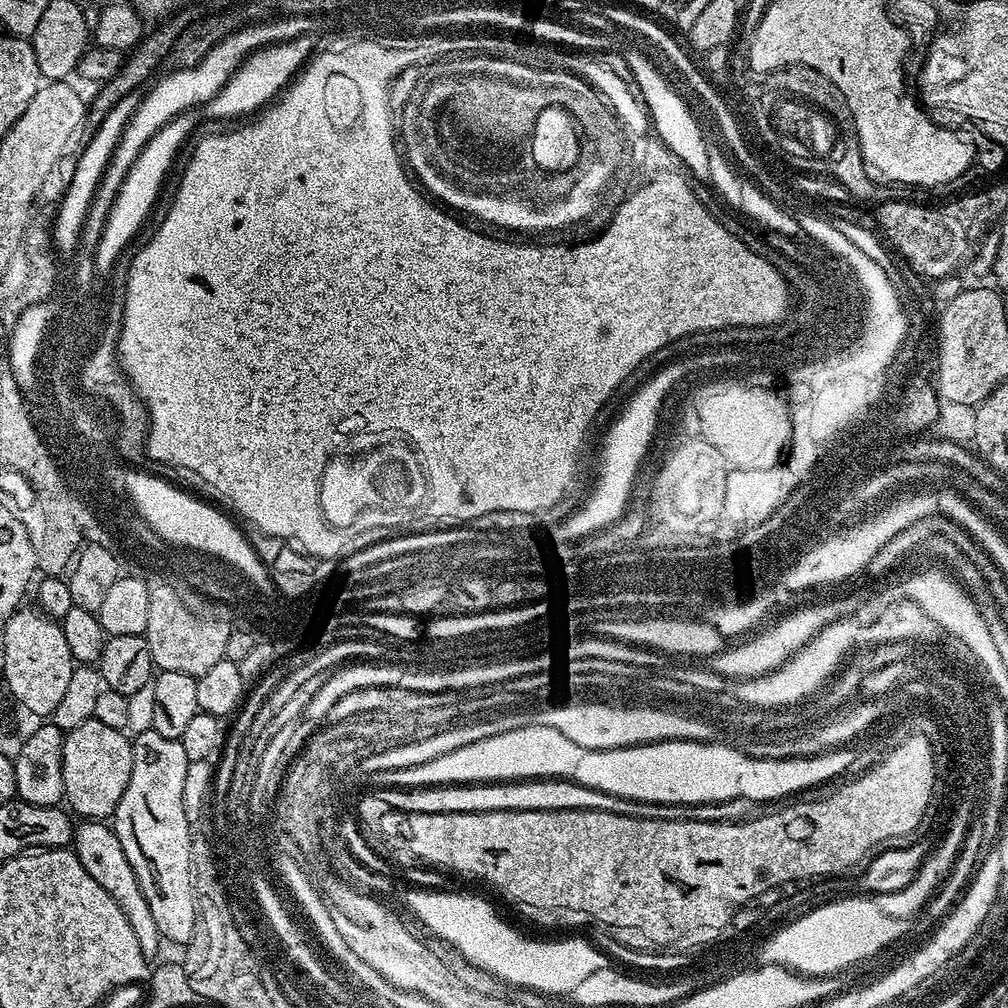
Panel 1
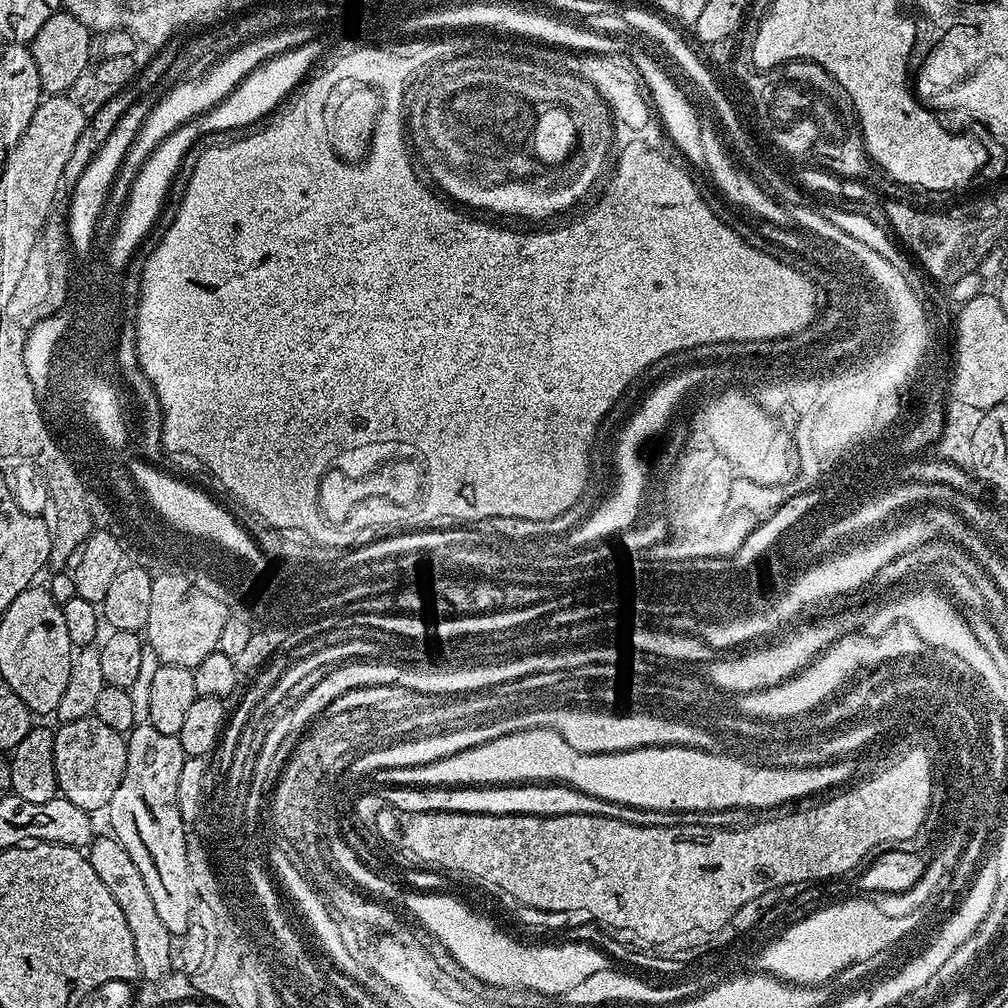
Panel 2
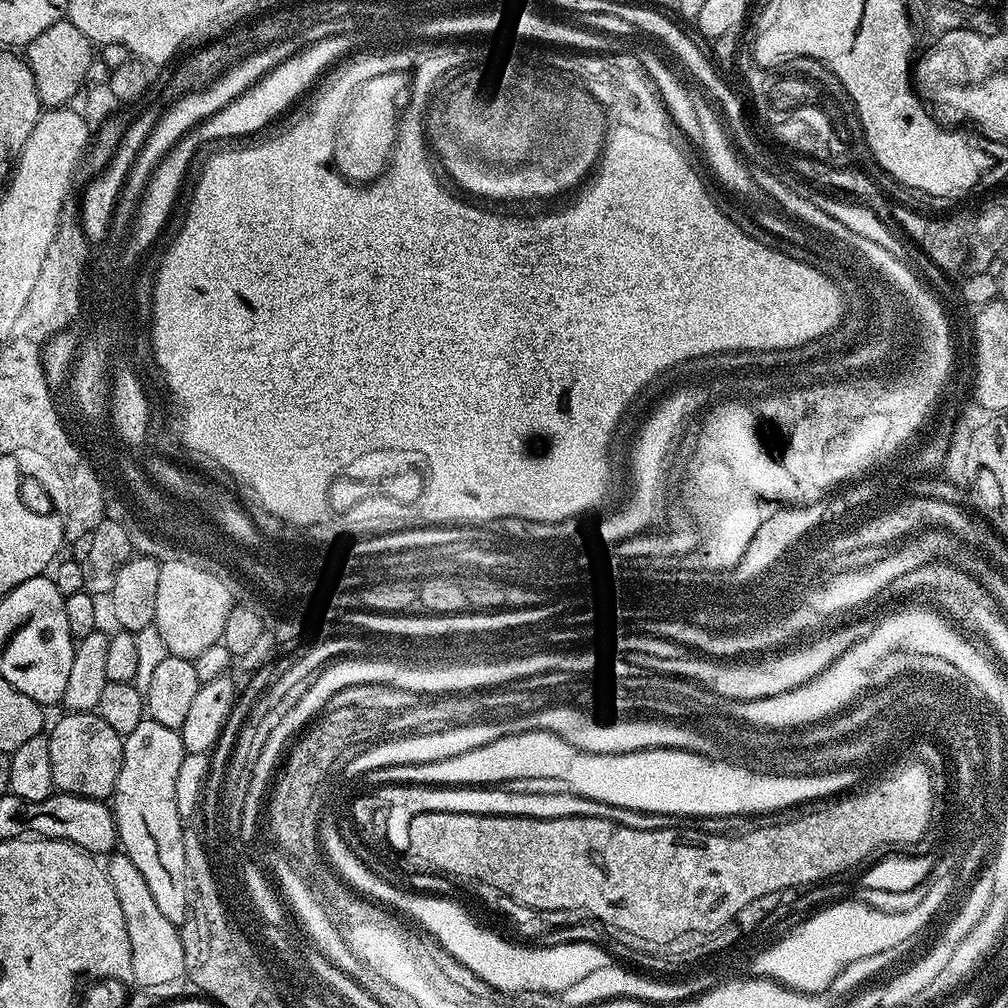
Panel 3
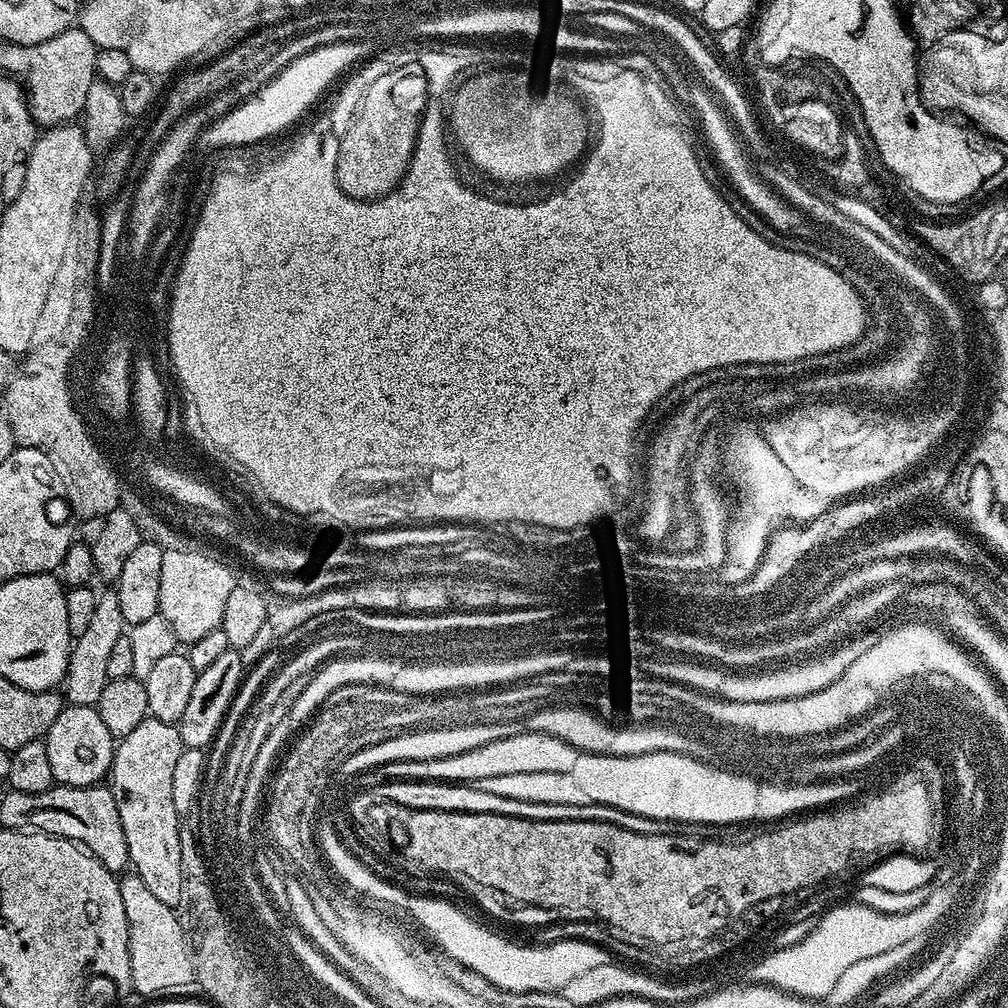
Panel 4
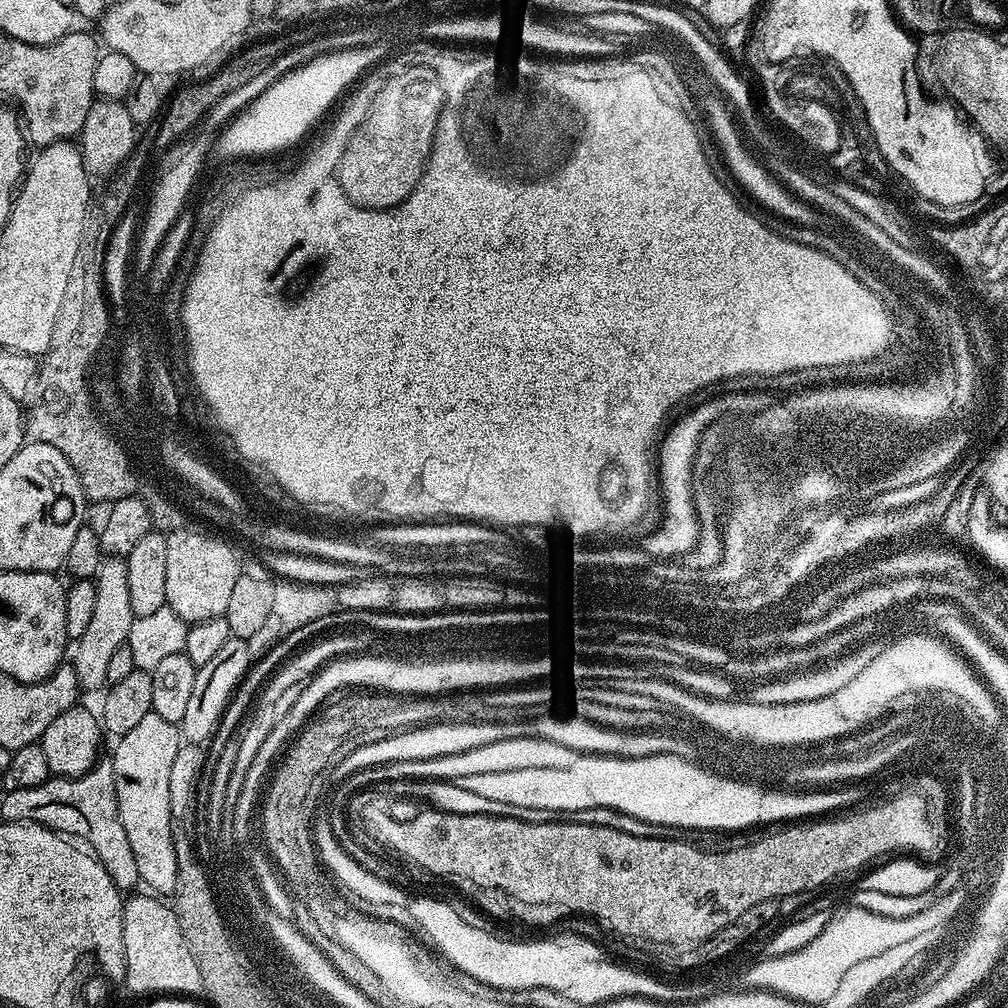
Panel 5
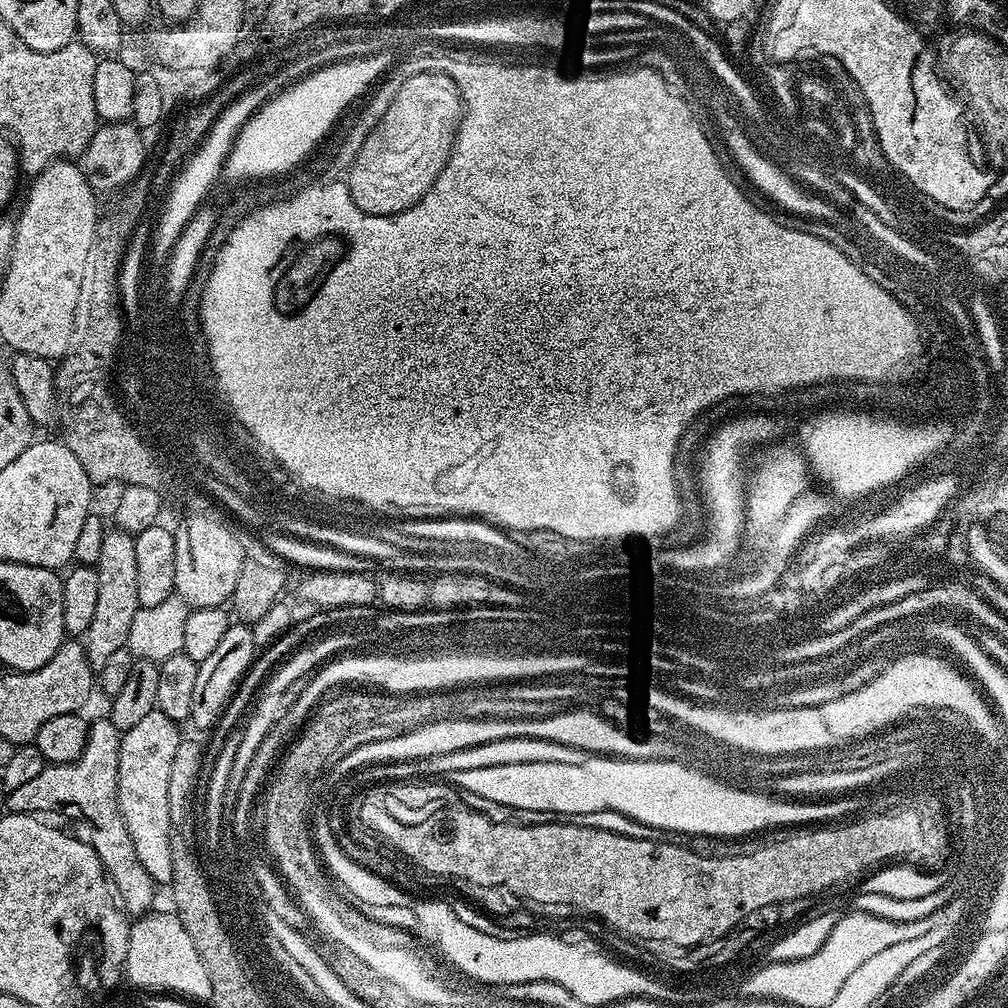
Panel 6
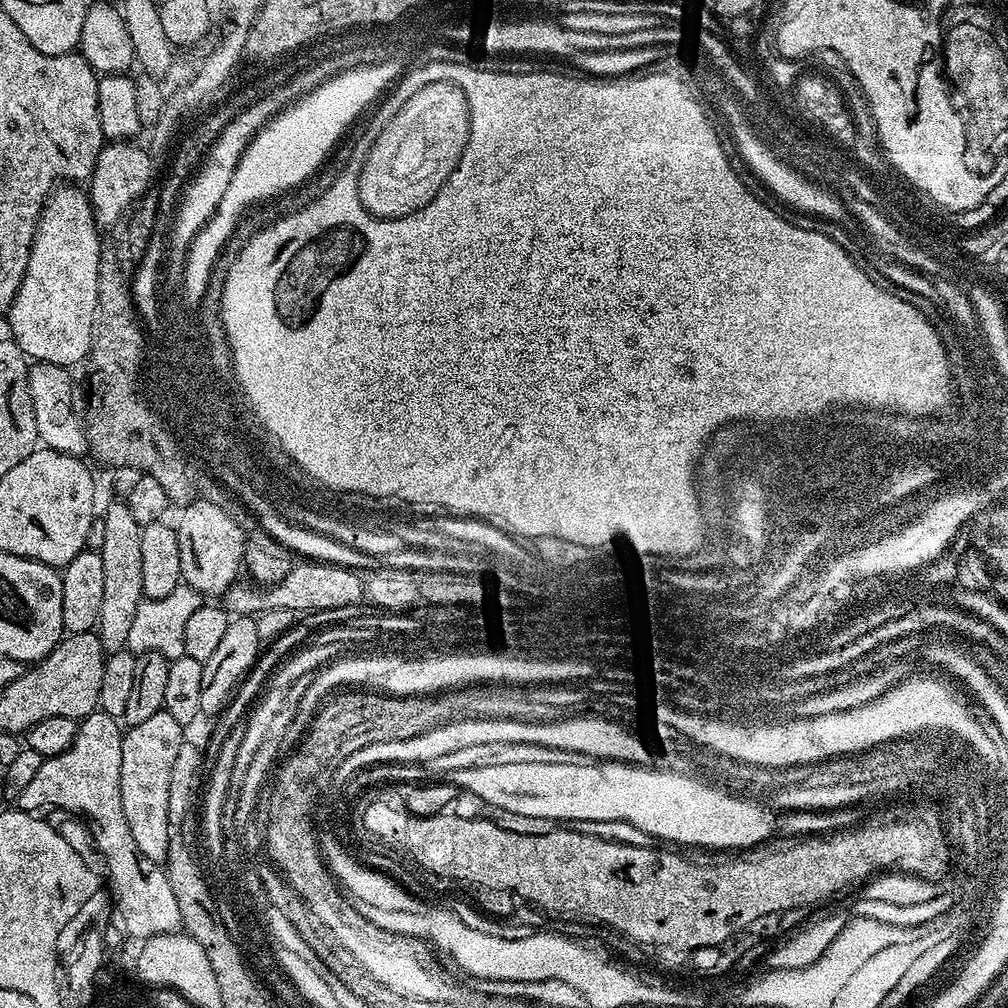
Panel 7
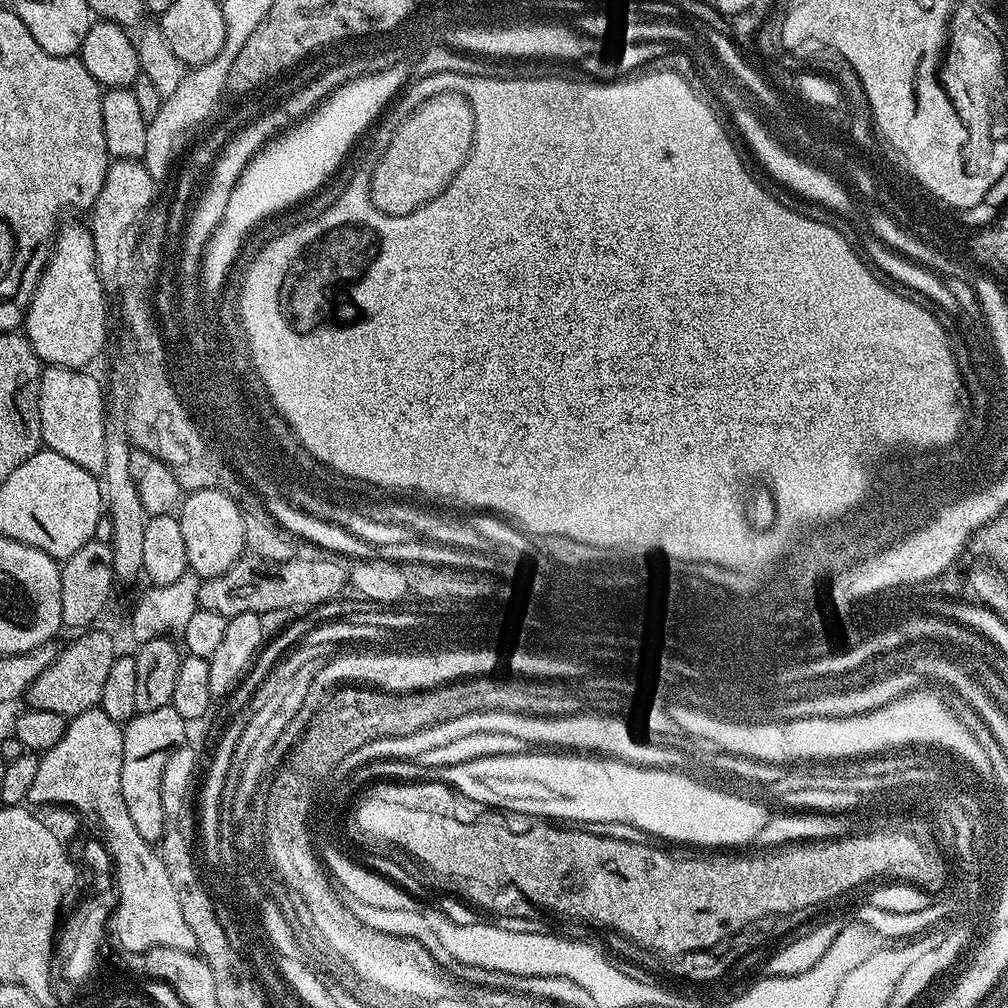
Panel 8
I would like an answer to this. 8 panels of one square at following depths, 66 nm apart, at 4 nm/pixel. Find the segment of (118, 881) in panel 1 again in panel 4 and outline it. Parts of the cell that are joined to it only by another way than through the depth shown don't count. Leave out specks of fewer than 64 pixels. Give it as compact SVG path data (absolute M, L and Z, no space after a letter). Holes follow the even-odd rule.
M124 874L119 877L119 881L128 923L131 991L141 992L145 998L156 998L161 995L162 989L169 985L192 984L192 953L188 946L185 925L176 912L177 909L160 901L138 875Z

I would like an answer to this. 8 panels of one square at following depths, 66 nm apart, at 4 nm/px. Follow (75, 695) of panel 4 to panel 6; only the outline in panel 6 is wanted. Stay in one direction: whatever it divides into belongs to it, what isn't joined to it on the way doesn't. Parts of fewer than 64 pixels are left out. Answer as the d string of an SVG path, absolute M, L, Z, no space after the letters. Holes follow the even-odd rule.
M105 531L94 567L98 574L98 602L94 619L84 631L82 643L90 666L98 670L117 650L126 647L134 614L141 608L138 602L138 565L134 554L133 533Z

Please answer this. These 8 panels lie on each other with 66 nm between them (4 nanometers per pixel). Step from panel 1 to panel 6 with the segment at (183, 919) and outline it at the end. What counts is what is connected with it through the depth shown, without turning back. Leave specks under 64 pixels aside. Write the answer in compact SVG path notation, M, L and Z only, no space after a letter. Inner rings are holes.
M155 711L146 714L130 730L120 737L118 754L118 806L130 830L130 842L138 853L146 874L157 885L168 886L172 882L174 862L170 854L170 774L174 765L175 750L182 739L181 725L166 718L166 714Z

